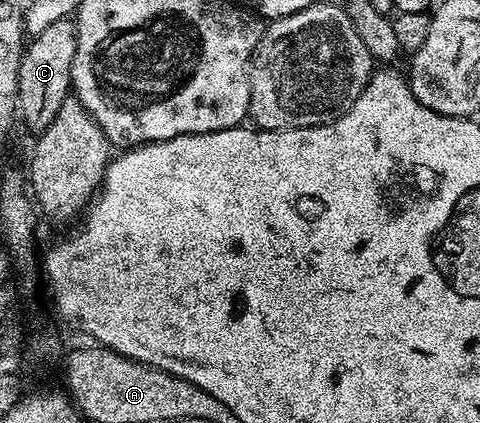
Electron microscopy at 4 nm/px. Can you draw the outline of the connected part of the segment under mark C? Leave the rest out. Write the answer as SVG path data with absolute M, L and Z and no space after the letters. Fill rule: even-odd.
M71 17L57 19L57 23L49 23L49 27L38 30L35 37L26 42L19 68L19 103L18 112L21 121L38 135L53 123L57 111L61 111L61 103L72 92L71 72L73 71L73 55L77 55L77 35L75 22Z

